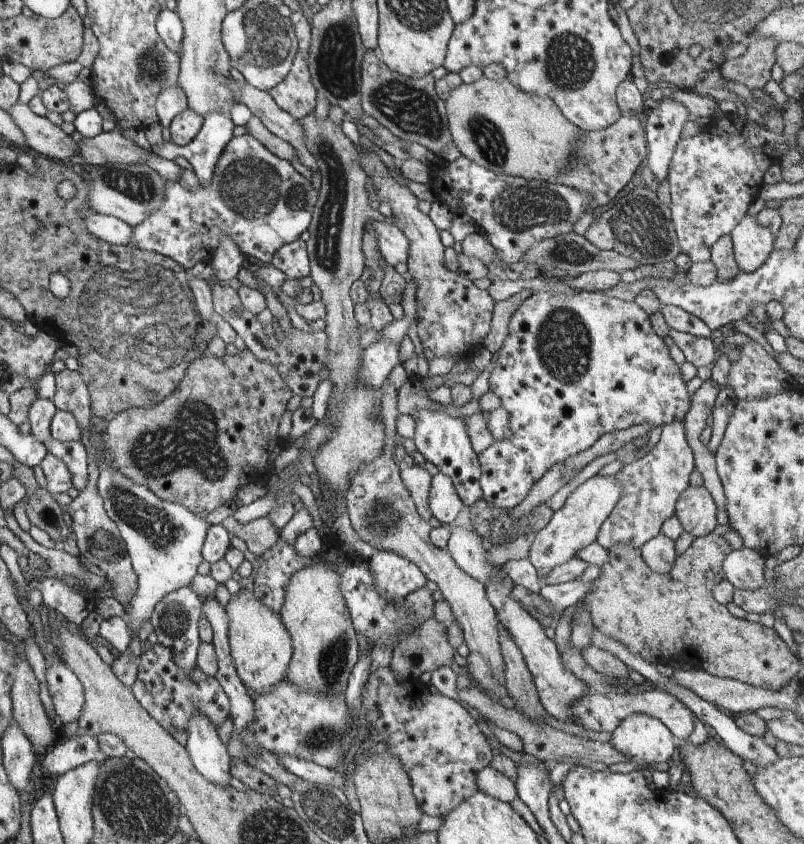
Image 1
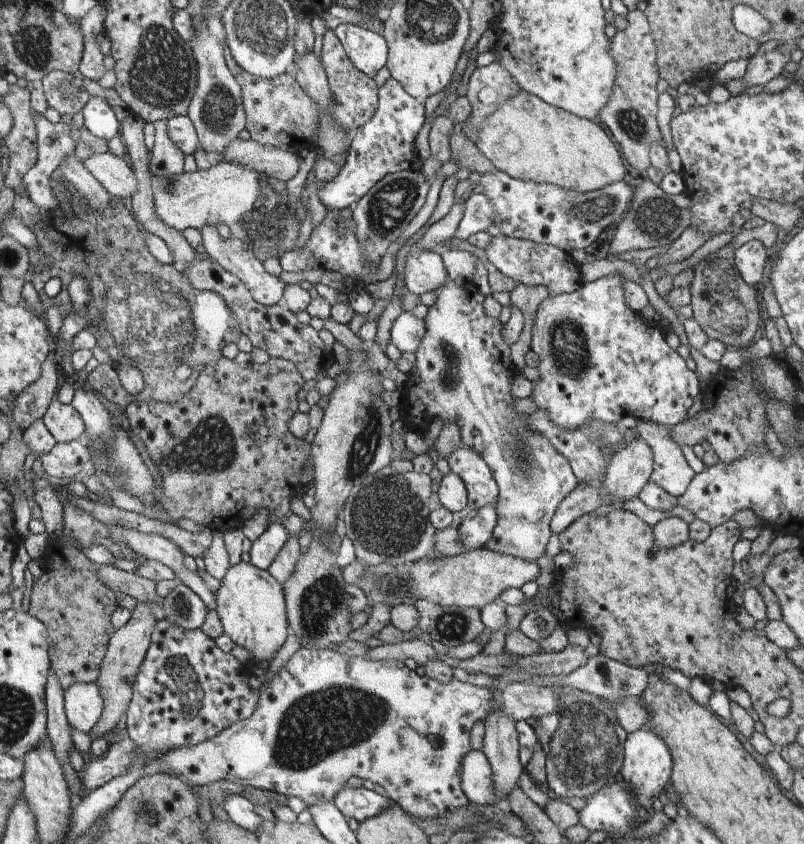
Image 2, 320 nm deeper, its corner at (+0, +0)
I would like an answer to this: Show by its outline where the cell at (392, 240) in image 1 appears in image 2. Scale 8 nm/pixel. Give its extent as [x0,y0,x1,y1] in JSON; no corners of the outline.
[403,250,449,297]

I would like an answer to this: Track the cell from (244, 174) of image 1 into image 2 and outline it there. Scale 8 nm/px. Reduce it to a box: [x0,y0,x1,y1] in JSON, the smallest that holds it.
[319,77,426,209]

